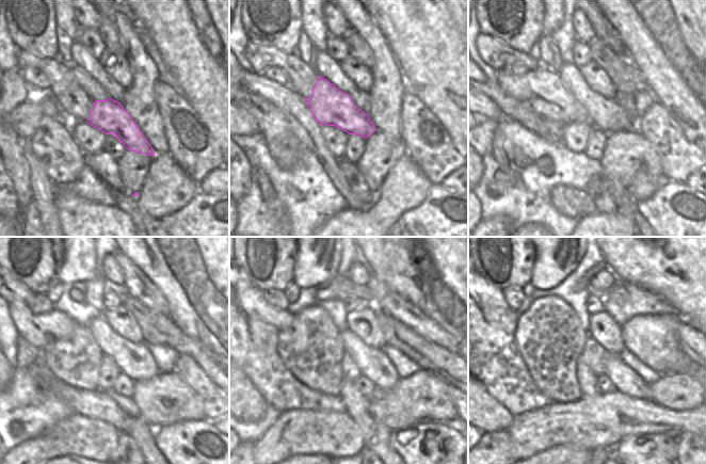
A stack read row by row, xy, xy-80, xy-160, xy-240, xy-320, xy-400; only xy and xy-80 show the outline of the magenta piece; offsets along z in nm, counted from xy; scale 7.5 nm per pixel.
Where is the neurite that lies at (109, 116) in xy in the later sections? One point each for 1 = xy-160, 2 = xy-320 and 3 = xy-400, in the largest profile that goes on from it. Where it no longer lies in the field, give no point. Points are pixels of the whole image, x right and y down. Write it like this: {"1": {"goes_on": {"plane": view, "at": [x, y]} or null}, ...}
{"1": {"goes_on": {"plane": "xy-160", "at": [543, 92]}}, "2": {"goes_on": {"plane": "xy-320", "at": [251, 300]}}, "3": {"goes_on": {"plane": "xy-400", "at": [490, 296]}}}

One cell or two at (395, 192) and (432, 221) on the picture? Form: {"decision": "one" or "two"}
{"decision": "two"}

